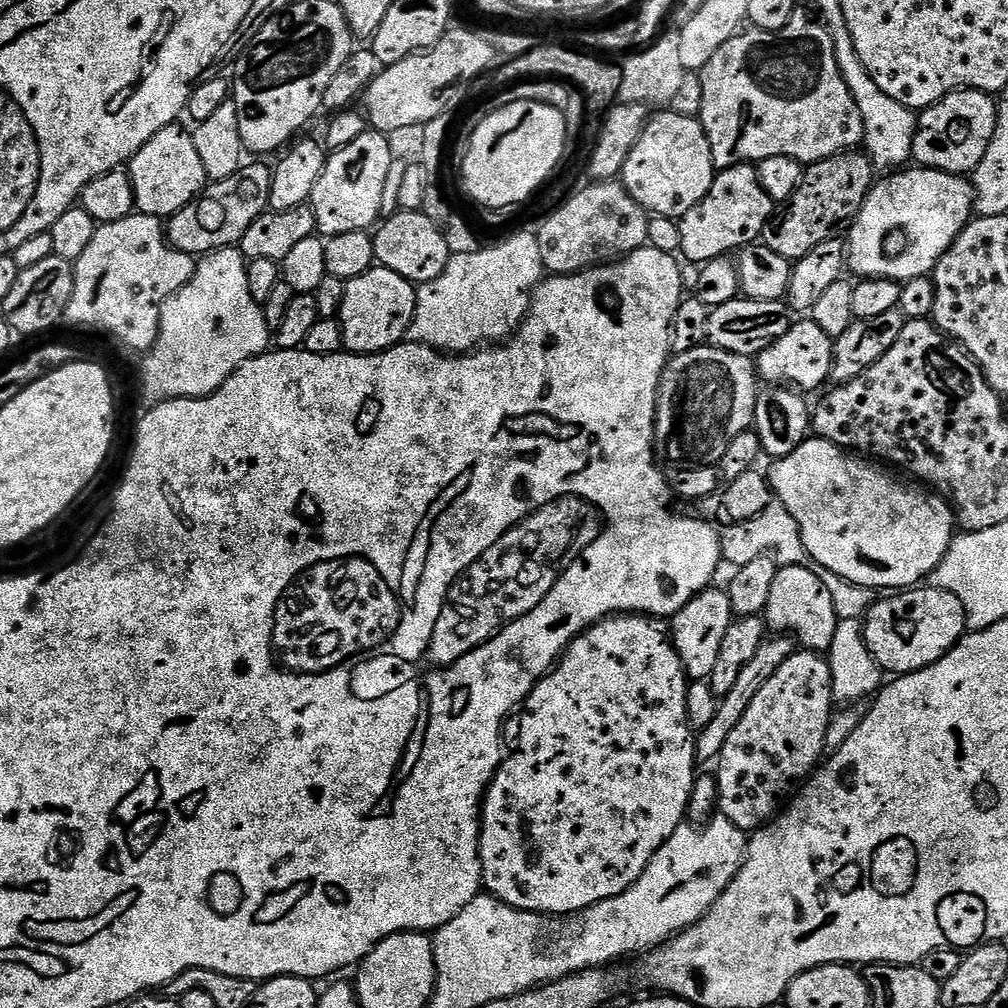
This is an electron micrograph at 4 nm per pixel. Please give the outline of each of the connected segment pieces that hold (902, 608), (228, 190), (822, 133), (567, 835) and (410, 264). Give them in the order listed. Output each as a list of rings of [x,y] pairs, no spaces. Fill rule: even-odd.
[[[917,586],[877,599],[864,617],[864,641],[885,673],[917,672],[938,662],[965,635],[964,607],[954,594],[935,586]]]
[[[245,163],[230,178],[209,183],[204,191],[166,224],[166,239],[173,248],[193,258],[203,257],[219,248],[239,245],[242,234],[264,212],[269,211],[268,199],[272,189],[273,169],[264,164]]]
[[[815,15],[799,17],[798,23],[793,22],[782,32],[767,32],[761,28],[749,27],[736,33],[726,46],[706,62],[706,66],[700,69],[698,75],[702,82],[702,110],[699,114],[699,122],[704,127],[706,138],[710,142],[710,154],[712,155],[712,165],[718,170],[729,168],[735,164],[746,164],[749,162],[759,162],[766,158],[778,158],[779,156],[789,156],[794,158],[799,164],[809,165],[822,162],[826,158],[838,155],[839,152],[851,152],[859,149],[864,143],[864,119],[858,110],[858,102],[854,102],[854,94],[846,86],[842,78],[842,70],[838,70],[838,58],[834,54],[834,42],[832,33]]]
[[[617,614],[599,620],[576,637],[552,671],[534,685],[536,696],[532,696],[532,704],[528,704],[528,720],[524,720],[524,741],[520,743],[520,753],[512,756],[508,768],[497,770],[482,801],[480,865],[487,895],[497,896],[502,902],[524,912],[538,912],[552,918],[583,912],[606,898],[625,892],[644,873],[654,854],[670,839],[677,826],[685,823],[698,775],[696,738],[686,710],[690,681],[684,675],[684,667],[669,633],[665,629],[663,632],[656,624],[659,623],[655,619],[643,614]]]
[[[423,210],[395,212],[375,229],[372,241],[376,264],[394,270],[394,274],[402,274],[402,278],[417,286],[438,278],[438,274],[446,270],[450,259],[446,238],[440,233],[437,224]]]

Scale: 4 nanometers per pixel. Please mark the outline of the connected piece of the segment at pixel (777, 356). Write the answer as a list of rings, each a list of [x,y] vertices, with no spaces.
[[[810,318],[797,319],[792,328],[786,330],[786,334],[782,334],[782,338],[778,338],[778,342],[774,342],[766,351],[755,357],[754,363],[759,379],[761,381],[768,380],[764,382],[772,386],[787,382],[791,387],[804,394],[809,394],[808,392],[814,391],[815,388],[821,387],[820,389],[823,389],[829,383],[832,375],[832,363],[834,362],[833,343],[834,341],[826,334],[826,330],[822,330],[822,326],[818,326],[813,320]]]

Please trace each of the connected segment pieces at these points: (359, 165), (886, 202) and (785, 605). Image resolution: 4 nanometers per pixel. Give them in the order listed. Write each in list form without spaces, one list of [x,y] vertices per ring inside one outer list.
[[[369,130],[362,134],[362,138],[354,138],[350,146],[335,149],[325,159],[310,201],[316,230],[321,237],[363,232],[381,219],[382,190],[386,187],[386,173],[394,159],[392,144],[388,140],[391,139],[385,133]]]
[[[912,166],[907,170],[897,171],[895,174],[889,176],[892,176],[889,180],[884,180],[881,184],[879,181],[879,183],[873,187],[872,191],[868,193],[868,197],[864,199],[864,204],[860,208],[859,214],[856,215],[855,220],[851,221],[850,229],[852,228],[852,233],[846,236],[846,264],[851,271],[853,268],[858,274],[857,277],[860,278],[875,278],[877,280],[895,280],[897,282],[903,282],[906,280],[913,280],[919,276],[929,275],[932,269],[936,267],[936,264],[942,258],[942,254],[946,254],[946,250],[954,242],[954,238],[958,238],[958,234],[967,226],[968,221],[973,219],[974,193],[971,183],[969,183],[963,175],[954,172],[940,172],[936,168]]]
[[[777,567],[770,589],[770,602],[766,602],[762,615],[773,633],[794,634],[799,647],[809,652],[827,653],[828,647],[834,642],[834,630],[838,621],[833,599],[822,578],[811,567]]]

